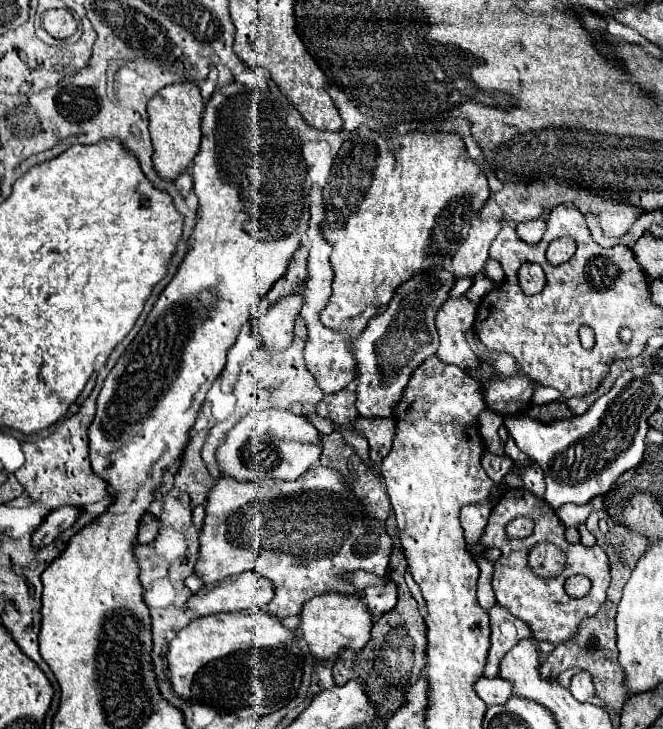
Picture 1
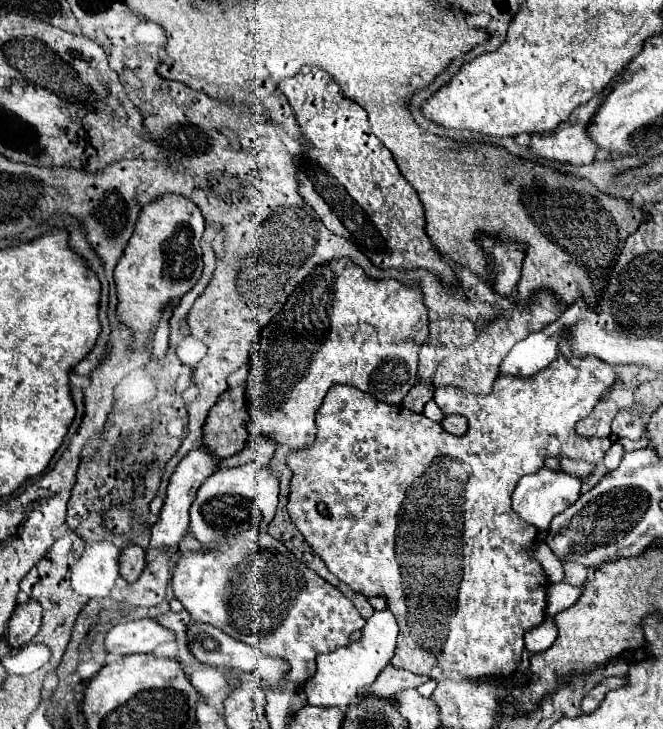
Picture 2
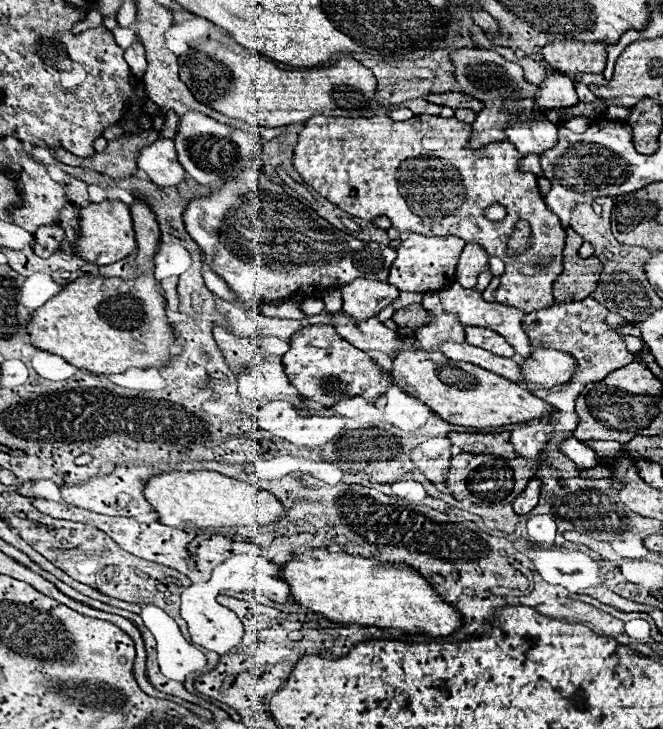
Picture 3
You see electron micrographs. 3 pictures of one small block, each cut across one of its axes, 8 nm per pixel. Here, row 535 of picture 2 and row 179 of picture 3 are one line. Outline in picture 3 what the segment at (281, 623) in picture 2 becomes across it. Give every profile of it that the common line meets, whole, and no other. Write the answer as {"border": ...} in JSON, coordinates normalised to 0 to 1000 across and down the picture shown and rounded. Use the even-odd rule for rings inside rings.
{"border":[[[392,236],[386,250],[374,250],[368,244],[347,247],[347,252],[338,252],[314,272],[290,274],[290,280],[278,291],[278,307],[284,321],[308,346],[308,359],[314,359],[317,368],[365,412],[362,420],[374,425],[386,425],[386,420],[395,420],[401,412],[434,409],[449,401],[471,403],[477,398],[492,398],[501,392],[522,392],[537,381],[561,381],[582,387],[588,362],[597,351],[597,343],[591,343],[588,337],[576,337],[570,332],[549,332],[504,313],[468,283],[434,269],[422,252],[407,250],[398,236]]]}

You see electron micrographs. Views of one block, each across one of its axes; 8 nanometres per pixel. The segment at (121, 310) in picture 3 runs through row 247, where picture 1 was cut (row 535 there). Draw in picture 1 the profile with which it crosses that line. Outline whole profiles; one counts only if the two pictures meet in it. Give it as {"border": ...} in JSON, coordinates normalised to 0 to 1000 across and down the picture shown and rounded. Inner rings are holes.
{"border":[[[217,705],[211,713],[211,727],[208,727],[208,746],[229,746],[232,738],[238,735],[241,719],[229,705]]]}

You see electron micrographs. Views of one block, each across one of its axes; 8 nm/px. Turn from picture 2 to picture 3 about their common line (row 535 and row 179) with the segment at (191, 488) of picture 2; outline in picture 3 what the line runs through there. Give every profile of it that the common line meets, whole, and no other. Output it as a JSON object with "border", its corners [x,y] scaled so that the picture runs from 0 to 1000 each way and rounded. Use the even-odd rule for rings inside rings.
{"border":[[[235,192],[229,200],[220,200],[208,214],[208,228],[238,255],[265,255],[281,247],[259,192]]]}

